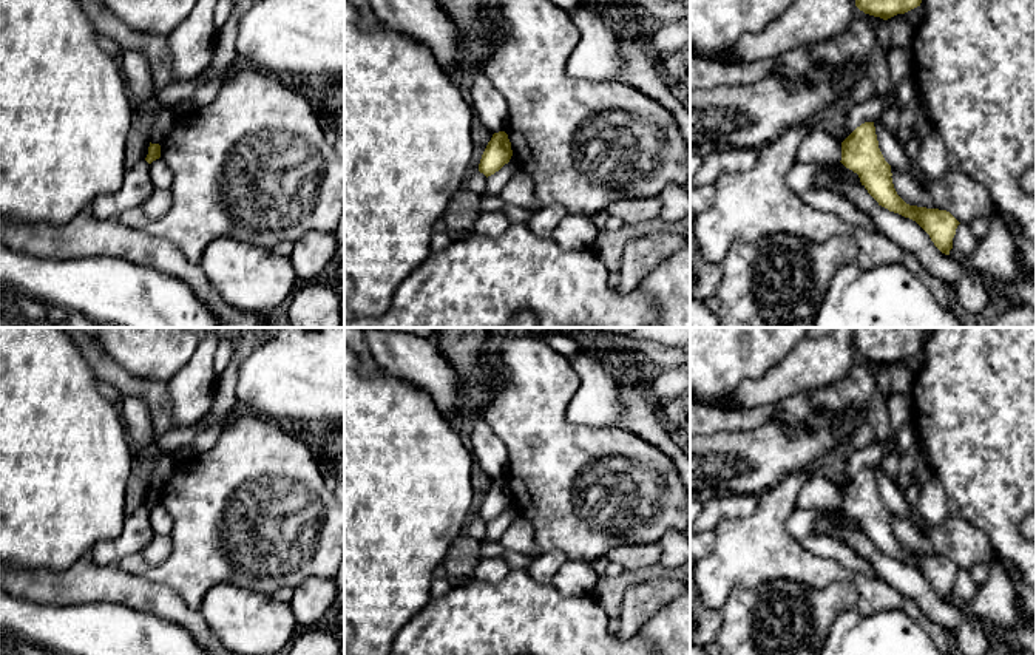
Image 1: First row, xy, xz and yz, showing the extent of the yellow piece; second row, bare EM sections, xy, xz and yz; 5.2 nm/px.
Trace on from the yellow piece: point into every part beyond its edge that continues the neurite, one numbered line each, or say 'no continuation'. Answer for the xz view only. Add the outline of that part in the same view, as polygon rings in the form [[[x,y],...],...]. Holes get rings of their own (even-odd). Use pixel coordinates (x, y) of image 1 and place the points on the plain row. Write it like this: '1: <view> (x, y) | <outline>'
no continuation

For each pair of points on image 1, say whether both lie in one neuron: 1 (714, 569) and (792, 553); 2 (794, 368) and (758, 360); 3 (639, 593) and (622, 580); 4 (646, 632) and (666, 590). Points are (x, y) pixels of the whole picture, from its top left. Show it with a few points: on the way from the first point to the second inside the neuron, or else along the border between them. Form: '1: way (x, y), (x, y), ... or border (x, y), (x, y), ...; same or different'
1: way (734, 563), (746, 553), (772, 553); same
2: border (799, 343), (765, 374), (746, 377), (741, 382); different
3: border (667, 576), (632, 584), (624, 593), (616, 617); different
4: border (673, 598), (661, 606), (635, 634); different

